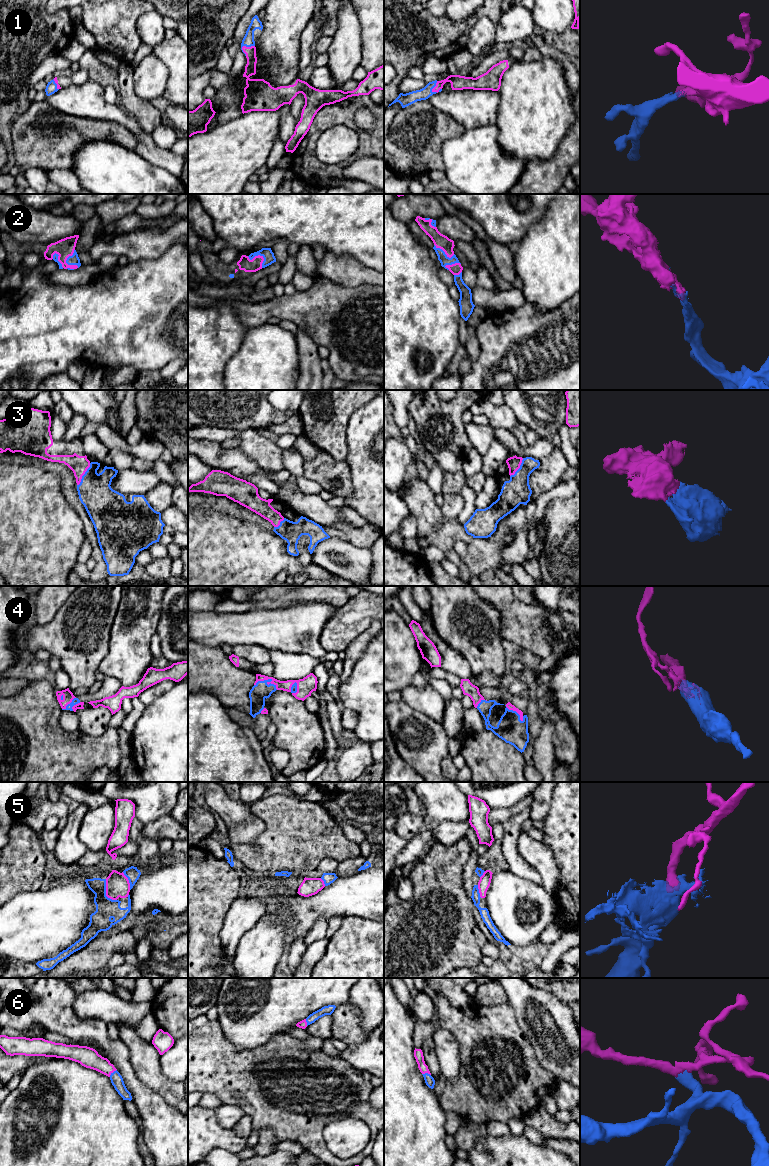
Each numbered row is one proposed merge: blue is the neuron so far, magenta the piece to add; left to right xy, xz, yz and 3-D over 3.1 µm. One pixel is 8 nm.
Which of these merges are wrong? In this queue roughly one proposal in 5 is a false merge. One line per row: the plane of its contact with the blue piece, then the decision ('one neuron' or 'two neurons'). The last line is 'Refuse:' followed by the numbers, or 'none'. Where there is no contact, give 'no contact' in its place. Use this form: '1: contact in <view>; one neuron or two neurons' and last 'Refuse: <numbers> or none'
1: contact in xz; one neuron
2: contact in xy; one neuron
3: contact in xy; one neuron
4: contact in xz; one neuron
5: contact in xy; one neuron
6: contact in xy; one neuron
Refuse: none

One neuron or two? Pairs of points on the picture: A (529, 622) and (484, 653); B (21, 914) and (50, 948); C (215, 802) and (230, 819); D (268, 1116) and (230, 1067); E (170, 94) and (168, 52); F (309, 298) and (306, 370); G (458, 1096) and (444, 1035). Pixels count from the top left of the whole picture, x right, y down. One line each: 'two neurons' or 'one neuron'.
A: two neurons
B: one neuron
C: one neuron
D: one neuron
E: one neuron
F: two neurons
G: two neurons

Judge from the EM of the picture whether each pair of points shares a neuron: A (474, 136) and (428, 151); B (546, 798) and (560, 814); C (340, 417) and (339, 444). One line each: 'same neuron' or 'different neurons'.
A: different neurons
B: different neurons
C: same neuron

